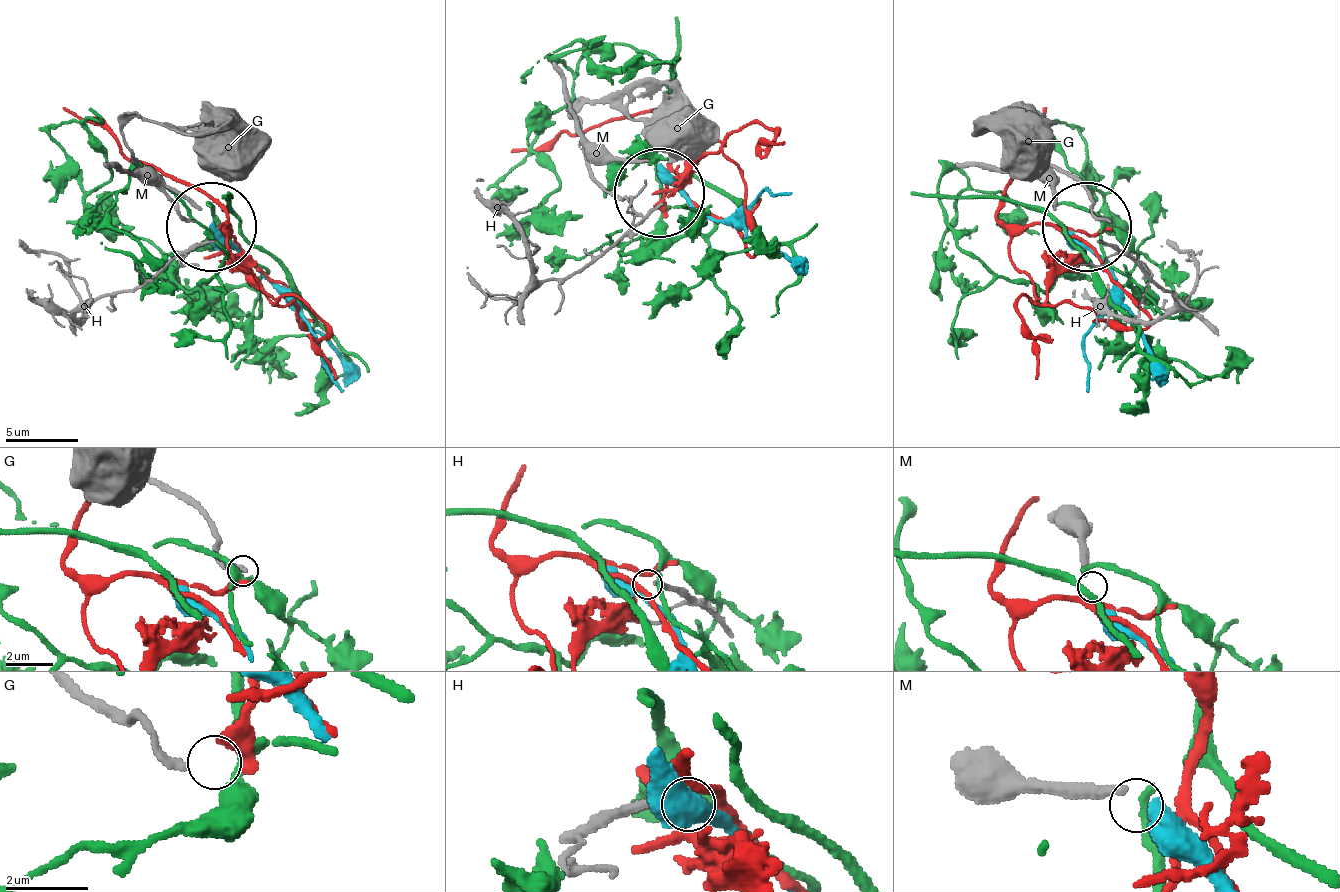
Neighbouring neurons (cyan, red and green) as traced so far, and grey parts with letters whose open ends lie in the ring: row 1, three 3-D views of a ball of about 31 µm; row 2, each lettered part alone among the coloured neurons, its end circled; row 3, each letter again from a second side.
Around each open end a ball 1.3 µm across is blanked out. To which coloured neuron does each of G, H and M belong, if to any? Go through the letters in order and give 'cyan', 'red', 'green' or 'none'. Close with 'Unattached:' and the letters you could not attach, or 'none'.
G: none
H: none
M: cyan
Unattached: G, H

